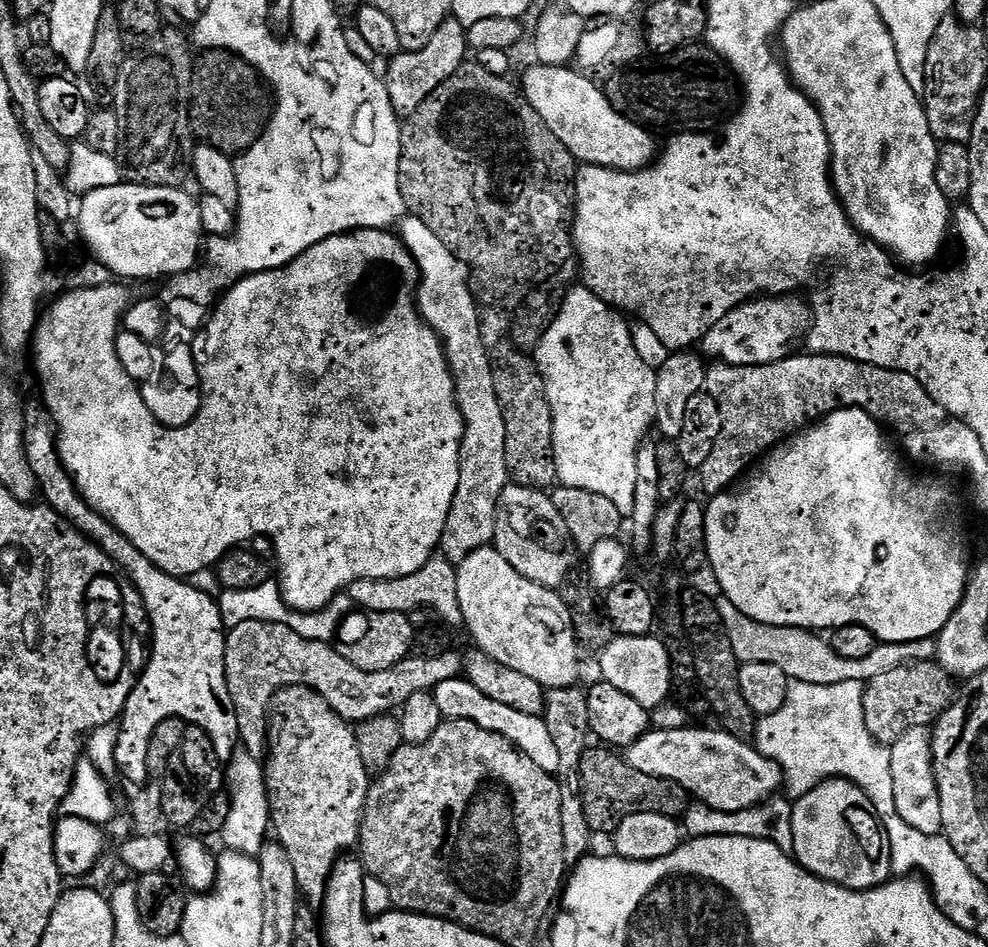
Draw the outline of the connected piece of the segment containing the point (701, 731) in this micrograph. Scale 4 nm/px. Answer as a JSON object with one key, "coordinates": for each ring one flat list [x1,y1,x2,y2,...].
{"coordinates":[[685,726,678,730,649,730,626,749,626,759,634,770,659,780,678,782,689,797,719,812,737,812,773,799,781,791,784,773,751,743,712,728]]}

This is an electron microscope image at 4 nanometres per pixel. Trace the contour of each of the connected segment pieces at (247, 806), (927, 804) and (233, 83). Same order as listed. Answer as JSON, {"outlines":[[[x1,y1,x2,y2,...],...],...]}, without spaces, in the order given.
{"outlines":[[[243,746,236,749,226,764,225,781,231,798,230,815,220,835,227,851,244,853,257,857,264,847,271,829,269,792,265,782,264,764,257,756,250,754]],[[915,728,891,745,892,773,894,774,894,802,896,813,923,835,943,833,942,806,936,789,936,765,932,759,932,738,928,728]],[[210,48,201,51,199,55,195,57,192,65,192,97,188,103,188,123,190,125,190,132,193,137,197,136,197,141,209,144,211,148,217,148,220,152,226,152,229,154,239,154,244,152,250,146,254,146,254,142,258,142,258,138,264,132,268,126,268,121,271,120,274,111,274,96,270,91,269,85,266,83,263,76,256,71,252,65,246,63,241,56,236,55,235,52,227,52,225,48]]]}

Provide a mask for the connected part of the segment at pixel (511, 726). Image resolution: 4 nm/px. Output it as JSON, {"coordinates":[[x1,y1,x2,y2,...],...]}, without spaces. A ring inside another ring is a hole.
{"coordinates":[[457,678,450,682,442,682,436,689,434,695,438,702,438,710,442,710,445,720,465,720,482,726,482,730,490,730,507,740,519,750,525,752,530,762,542,766,542,770,556,774,561,771,558,762,558,749,554,747,554,738,550,738,550,730,546,726,543,715,531,716,522,714,509,706,502,706,482,694,478,687,471,684,465,678]]}

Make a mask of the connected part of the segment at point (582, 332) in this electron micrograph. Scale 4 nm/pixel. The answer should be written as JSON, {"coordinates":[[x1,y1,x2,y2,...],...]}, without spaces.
{"coordinates":[[587,286,579,287,573,287,569,291,568,296,564,299,563,306,560,307,558,318,554,318,550,330,546,330,542,342,537,344,534,349,534,359,544,379,546,394,550,402,550,410,554,418,552,453,554,454,554,462,556,463,556,479,565,488,594,490,594,494,603,494,605,498,610,498,610,502,614,502,614,506,618,506,621,517,628,518,631,517,634,510,634,485,636,484,636,479,638,479,638,454,645,443,644,435,647,434,648,427,650,429,653,427,656,414,657,369,646,366,646,362,642,362,641,356,638,355,638,350,634,350,634,338,632,337,632,329,629,321,619,311,614,310,614,308,612,312,611,306,602,297,596,296,600,294,597,294,593,289]]}

